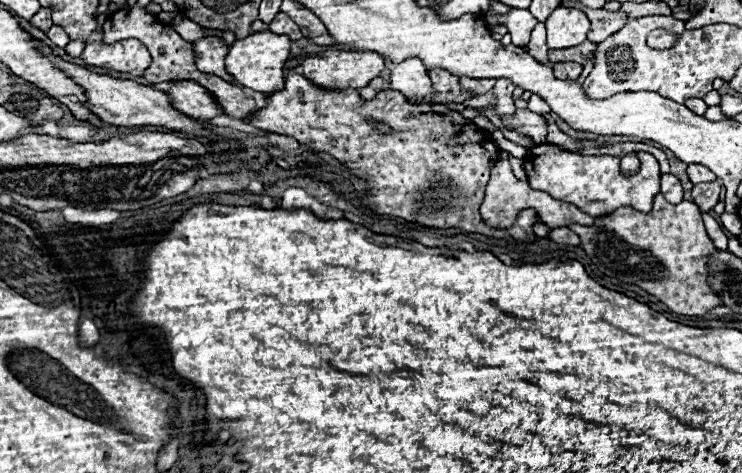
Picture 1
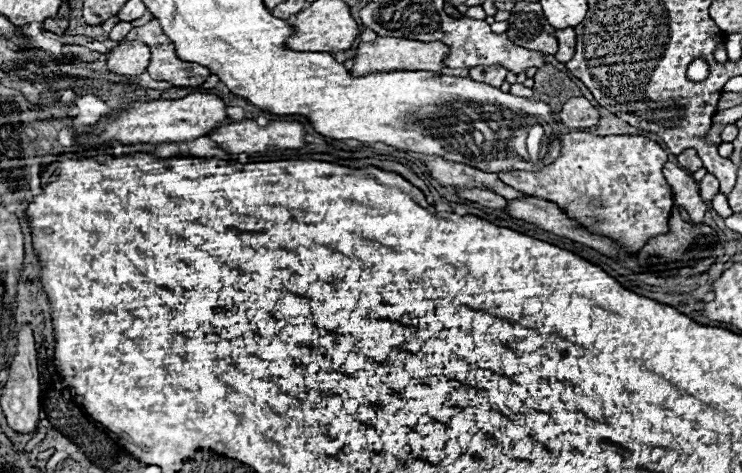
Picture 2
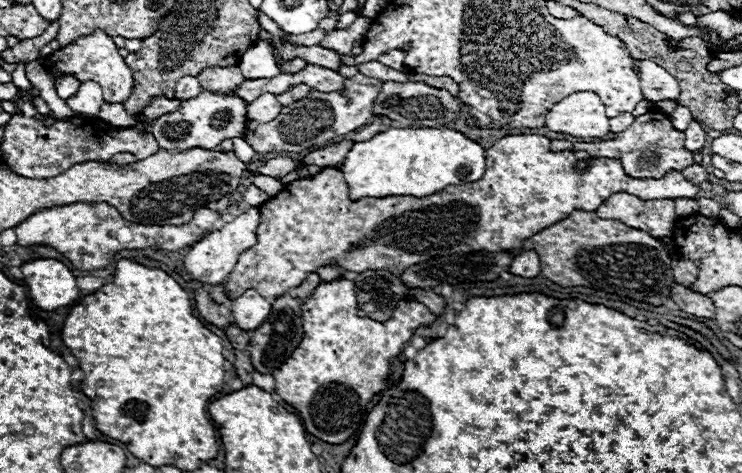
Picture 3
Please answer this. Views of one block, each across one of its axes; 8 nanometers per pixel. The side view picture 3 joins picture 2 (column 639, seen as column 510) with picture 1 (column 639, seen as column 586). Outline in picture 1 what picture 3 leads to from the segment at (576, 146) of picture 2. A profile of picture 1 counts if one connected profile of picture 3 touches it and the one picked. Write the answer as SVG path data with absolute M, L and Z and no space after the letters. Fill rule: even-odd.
M540 144L530 148L528 156L524 158L524 166L528 172L528 184L534 190L548 192L556 200L576 204L582 212L592 216L604 216L614 212L622 206L632 206L640 212L652 210L652 200L660 192L660 166L658 160L650 154L638 154L640 170L634 176L624 176L620 172L620 158L618 156L580 156L568 150L562 150L552 144ZM582 194L582 202L580 202ZM598 212L598 214L596 214Z

